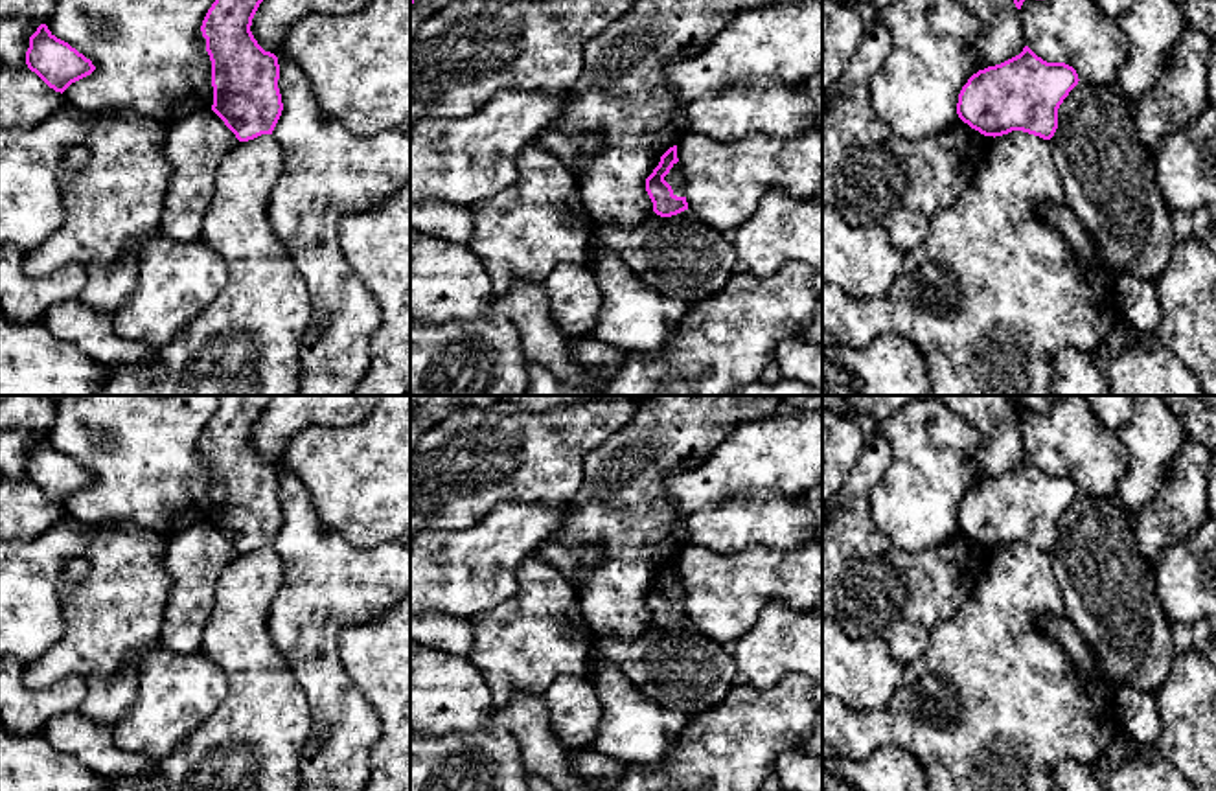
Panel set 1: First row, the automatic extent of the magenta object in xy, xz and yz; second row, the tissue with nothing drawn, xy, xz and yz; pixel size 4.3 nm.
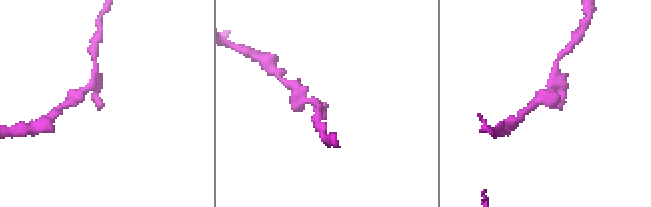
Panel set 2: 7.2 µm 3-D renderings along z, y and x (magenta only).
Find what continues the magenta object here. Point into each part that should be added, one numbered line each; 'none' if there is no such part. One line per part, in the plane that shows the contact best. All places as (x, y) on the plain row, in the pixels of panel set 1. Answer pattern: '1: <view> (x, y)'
none

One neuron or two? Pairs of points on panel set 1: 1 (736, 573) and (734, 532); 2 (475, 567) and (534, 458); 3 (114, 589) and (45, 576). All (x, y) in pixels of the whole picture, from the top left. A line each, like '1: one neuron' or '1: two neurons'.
1: two neurons
2: two neurons
3: two neurons

